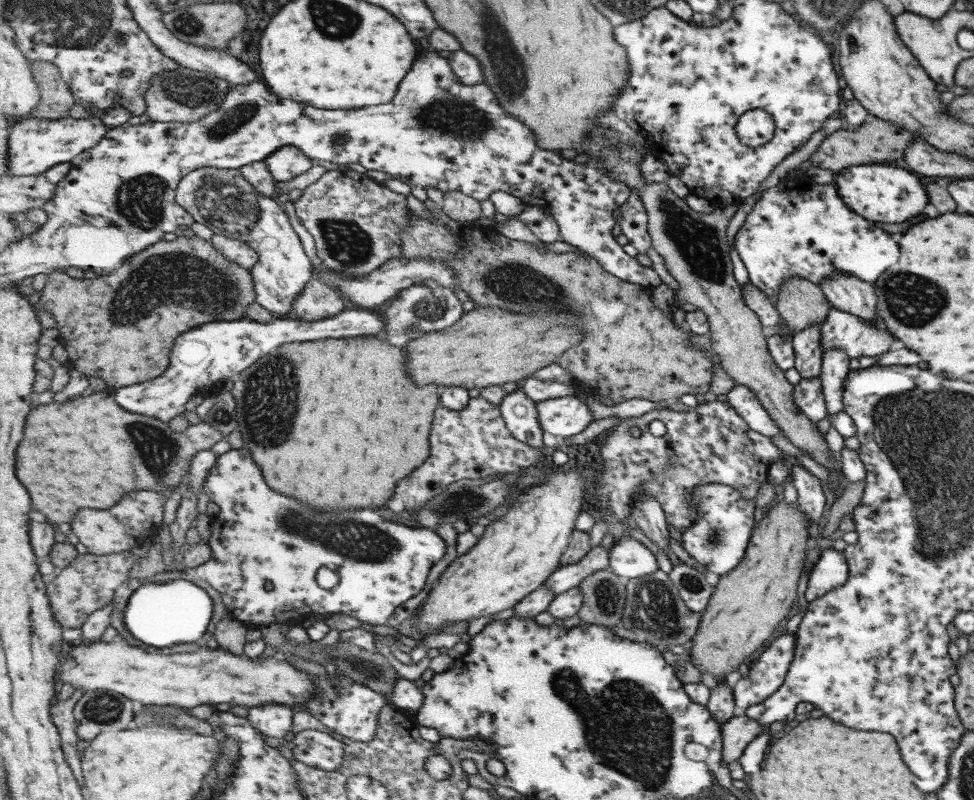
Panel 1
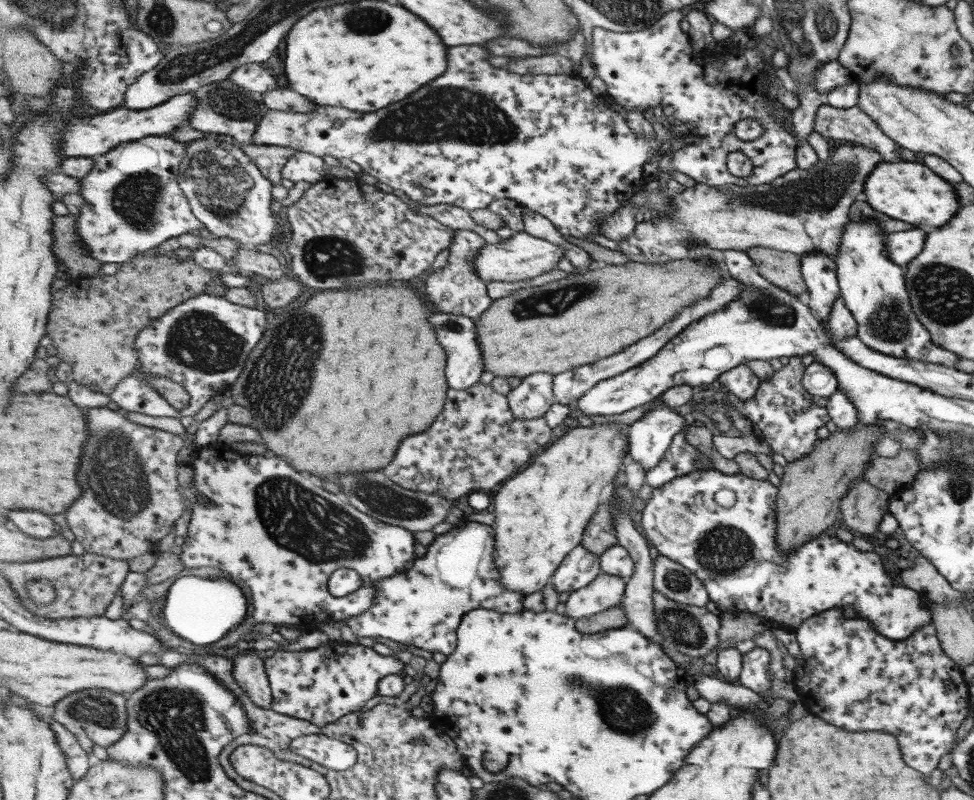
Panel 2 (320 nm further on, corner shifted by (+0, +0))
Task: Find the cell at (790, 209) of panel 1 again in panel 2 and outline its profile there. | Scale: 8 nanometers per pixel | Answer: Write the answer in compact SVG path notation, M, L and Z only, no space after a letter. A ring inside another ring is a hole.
M921 230L899 231L884 235L883 252L891 260L891 264L905 266L913 260L923 248L923 232Z

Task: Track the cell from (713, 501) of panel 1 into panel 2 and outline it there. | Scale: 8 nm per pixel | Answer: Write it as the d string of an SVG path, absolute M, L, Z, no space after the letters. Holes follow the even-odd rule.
M707 469L701 471L693 471L685 476L677 477L673 479L671 483L664 484L661 488L656 488L652 492L652 497L646 501L646 506L642 513L641 525L647 538L651 540L655 548L663 556L668 556L671 560L677 561L679 564L685 565L685 568L692 570L703 581L705 588L708 588L708 593L711 596L713 602L718 605L721 613L727 613L728 611L743 611L752 612L761 618L765 618L769 622L769 626L772 628L777 626L784 626L794 630L803 620L811 618L813 615L819 614L830 608L845 608L845 606L853 606L853 610L863 620L866 620L875 632L881 636L888 638L889 640L903 640L910 634L913 634L922 624L930 624L930 614L924 607L925 600L920 596L918 592L913 589L907 588L902 584L897 584L886 571L886 567L880 561L881 557L877 555L876 550L871 552L862 552L855 549L851 543L843 542L835 536L829 536L826 531L820 532L815 539L808 540L807 543L799 547L795 551L791 551L784 555L776 546L776 492L779 488L771 485L767 480L755 480L753 477L749 477L742 472L738 472L732 475L723 474L719 470ZM721 490L731 490L736 495L735 504L724 508L715 502L713 496L717 496L717 492Z

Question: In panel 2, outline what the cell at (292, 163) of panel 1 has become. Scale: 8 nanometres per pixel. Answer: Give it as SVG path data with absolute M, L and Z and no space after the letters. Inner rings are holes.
M298 151L282 168L283 178L291 180L293 183L305 180L312 185L315 185L324 178L323 168L325 162L320 156L315 156L313 153Z

